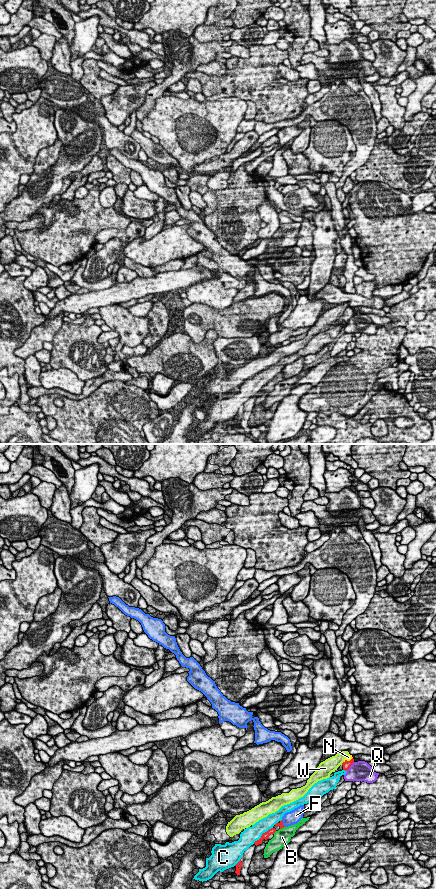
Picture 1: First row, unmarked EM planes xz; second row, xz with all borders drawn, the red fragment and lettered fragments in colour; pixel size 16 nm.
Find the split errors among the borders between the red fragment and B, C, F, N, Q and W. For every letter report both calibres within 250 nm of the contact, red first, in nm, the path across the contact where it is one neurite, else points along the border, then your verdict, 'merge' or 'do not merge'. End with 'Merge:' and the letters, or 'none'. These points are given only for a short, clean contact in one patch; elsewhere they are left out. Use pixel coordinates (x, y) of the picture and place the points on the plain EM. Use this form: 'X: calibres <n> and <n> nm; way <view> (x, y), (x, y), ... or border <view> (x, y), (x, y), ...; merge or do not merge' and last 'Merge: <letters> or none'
B: calibres 100 and 260 nm; do not merge
C: calibres 100 and 260 nm; do not merge
F: calibres 70 and 220 nm; do not merge
N: calibres 130 and 90 nm; way xz (346, 317), (348, 313), (348, 309); merge
Q: calibres 130 and 320 nm; border xz (354, 314), (346, 322); do not merge
W: calibres 130 and 240 nm; border xz (343, 313), (341, 316); do not merge
Merge: N

